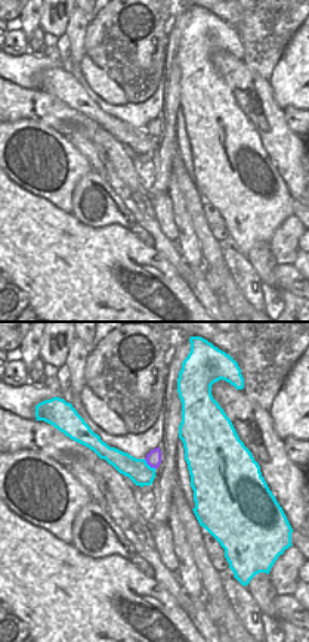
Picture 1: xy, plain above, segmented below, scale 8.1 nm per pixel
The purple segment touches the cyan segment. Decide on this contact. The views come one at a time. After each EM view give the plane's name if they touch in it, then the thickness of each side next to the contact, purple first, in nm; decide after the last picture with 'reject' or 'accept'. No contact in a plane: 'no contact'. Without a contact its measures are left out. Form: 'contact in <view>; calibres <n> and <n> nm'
contact in xy; calibres 120 and 190 nm

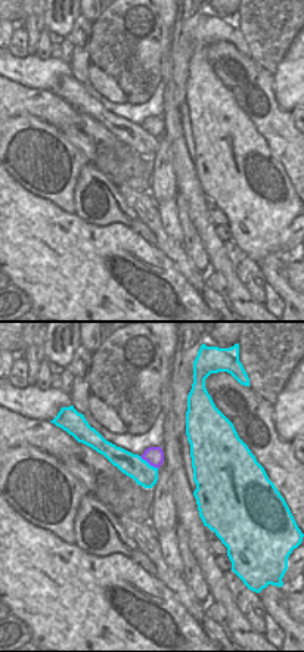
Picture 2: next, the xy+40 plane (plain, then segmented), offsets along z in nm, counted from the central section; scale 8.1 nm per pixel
contact in xy+40; calibres 150 and 190 nm

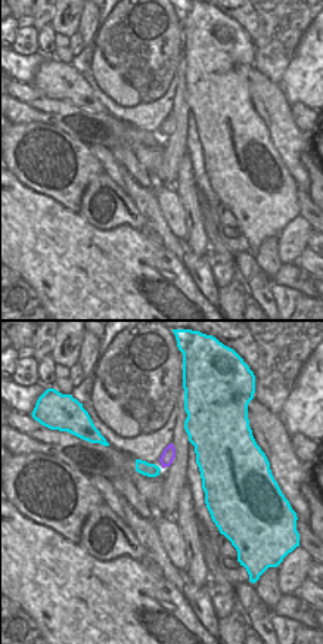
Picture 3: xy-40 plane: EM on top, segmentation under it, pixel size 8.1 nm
no contact

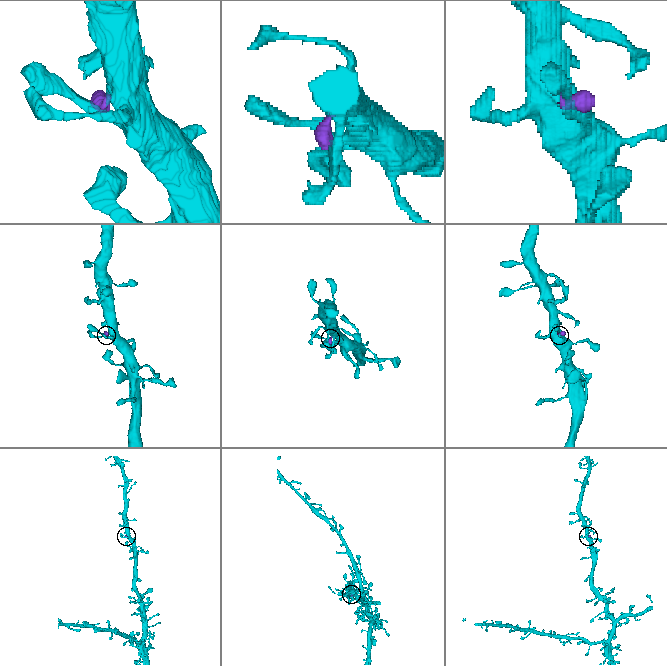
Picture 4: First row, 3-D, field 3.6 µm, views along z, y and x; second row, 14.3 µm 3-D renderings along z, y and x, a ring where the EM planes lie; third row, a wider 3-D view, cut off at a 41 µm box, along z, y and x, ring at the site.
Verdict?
accept

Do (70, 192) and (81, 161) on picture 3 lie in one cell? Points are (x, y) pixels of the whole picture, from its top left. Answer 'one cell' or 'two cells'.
one cell

